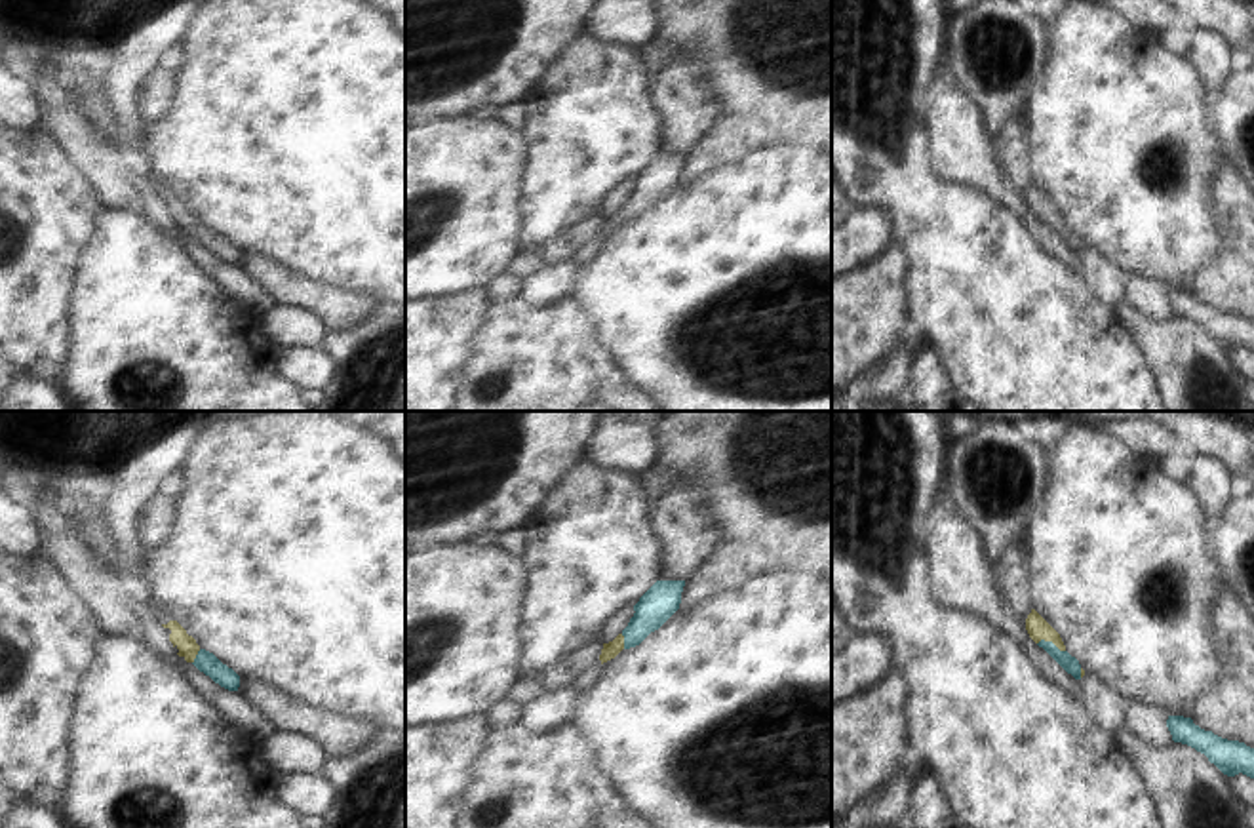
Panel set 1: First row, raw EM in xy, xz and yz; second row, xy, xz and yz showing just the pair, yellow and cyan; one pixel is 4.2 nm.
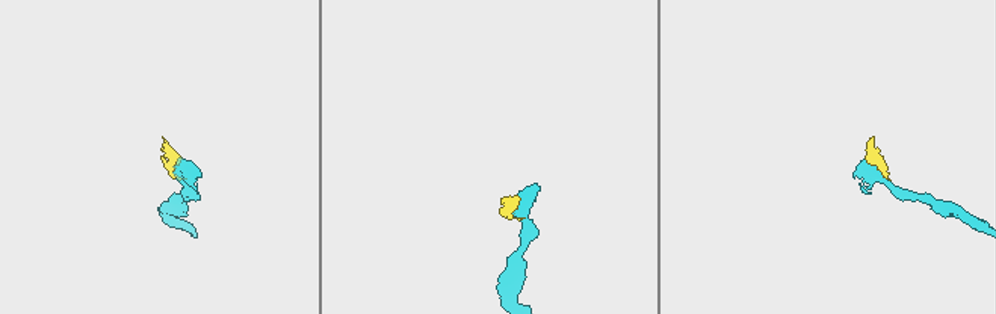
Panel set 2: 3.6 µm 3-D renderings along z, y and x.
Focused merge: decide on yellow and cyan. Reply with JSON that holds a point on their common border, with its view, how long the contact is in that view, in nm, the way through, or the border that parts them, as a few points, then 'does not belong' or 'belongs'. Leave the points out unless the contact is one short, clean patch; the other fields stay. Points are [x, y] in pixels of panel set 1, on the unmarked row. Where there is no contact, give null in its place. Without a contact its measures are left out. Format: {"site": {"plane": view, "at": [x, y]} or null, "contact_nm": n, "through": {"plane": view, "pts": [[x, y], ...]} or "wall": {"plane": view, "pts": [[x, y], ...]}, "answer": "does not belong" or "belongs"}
{"site": {"plane": "yz", "at": [1051, 214]}, "contact_nm": 130, "through": {"plane": "yz", "pts": [[1038, 202], [1051, 214], [1064, 233]]}, "answer": "belongs"}

